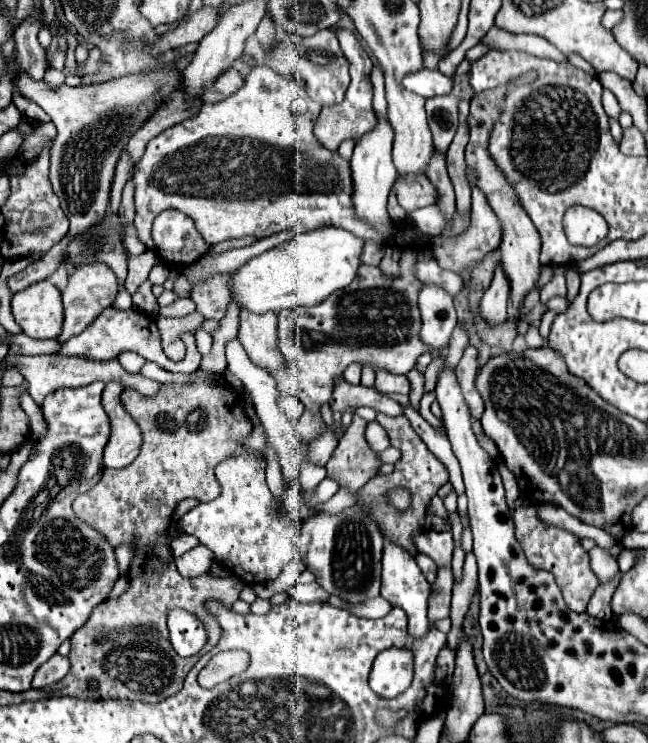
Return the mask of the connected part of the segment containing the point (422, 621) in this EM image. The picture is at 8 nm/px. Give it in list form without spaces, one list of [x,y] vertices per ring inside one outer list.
[[[385,543],[383,549],[383,577],[381,577],[381,597],[385,597],[393,607],[401,607],[409,617],[409,633],[415,637],[425,635],[429,629],[427,619],[427,597],[431,593],[431,585],[423,577],[415,559],[401,551],[401,547],[393,547],[393,543]]]

